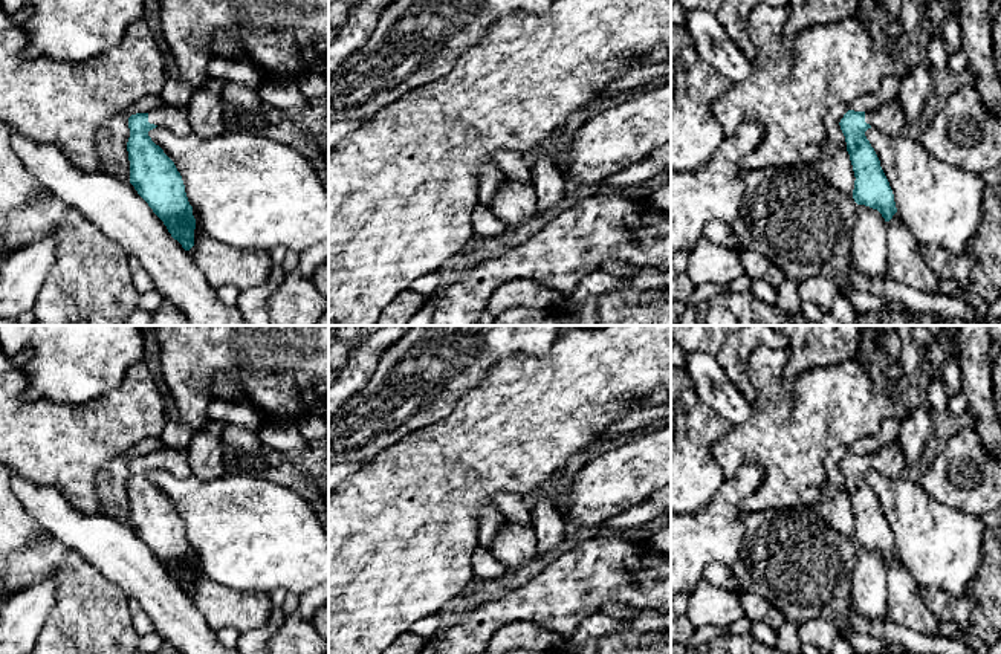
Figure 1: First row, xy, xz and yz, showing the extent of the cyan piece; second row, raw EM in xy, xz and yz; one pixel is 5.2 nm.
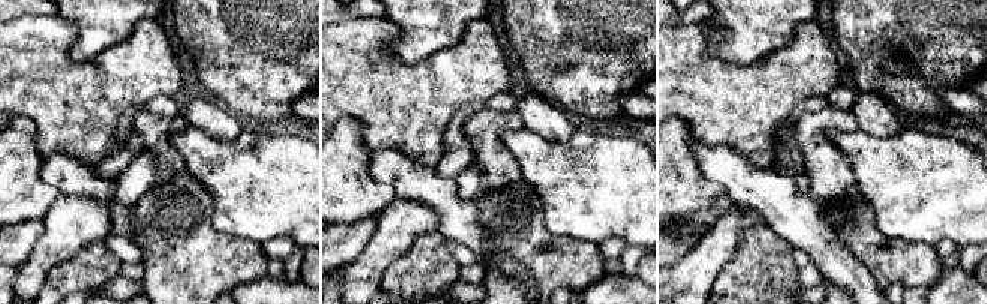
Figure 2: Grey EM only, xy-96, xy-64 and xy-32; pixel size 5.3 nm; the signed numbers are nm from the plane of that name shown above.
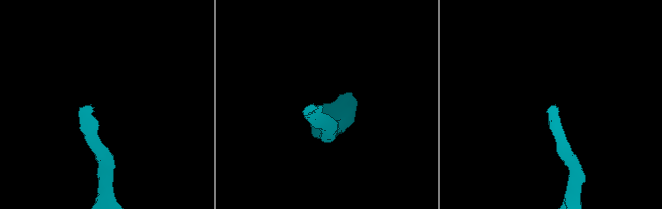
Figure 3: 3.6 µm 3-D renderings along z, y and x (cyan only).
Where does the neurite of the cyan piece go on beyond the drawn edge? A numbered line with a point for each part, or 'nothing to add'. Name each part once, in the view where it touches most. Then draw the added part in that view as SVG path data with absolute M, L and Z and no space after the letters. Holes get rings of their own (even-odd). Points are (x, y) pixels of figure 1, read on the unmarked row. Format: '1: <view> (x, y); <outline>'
1: xy (171, 460); M162 446L148 455L148 465L167 471L177 478L191 475L191 466L185 449Z

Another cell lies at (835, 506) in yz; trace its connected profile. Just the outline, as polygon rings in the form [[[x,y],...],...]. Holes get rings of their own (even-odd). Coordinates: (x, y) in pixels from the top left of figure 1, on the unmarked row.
[[[828,481],[822,487],[818,504],[824,521],[842,536],[853,538],[854,513],[847,492],[834,489]]]

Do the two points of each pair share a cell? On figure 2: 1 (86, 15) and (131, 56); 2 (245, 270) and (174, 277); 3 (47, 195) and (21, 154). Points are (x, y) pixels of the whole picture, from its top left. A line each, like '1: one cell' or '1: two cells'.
1: two cells
2: one cell
3: one cell

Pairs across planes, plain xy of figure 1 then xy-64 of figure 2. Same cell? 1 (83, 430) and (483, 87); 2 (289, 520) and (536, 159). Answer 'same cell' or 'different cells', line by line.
1: same cell
2: same cell

